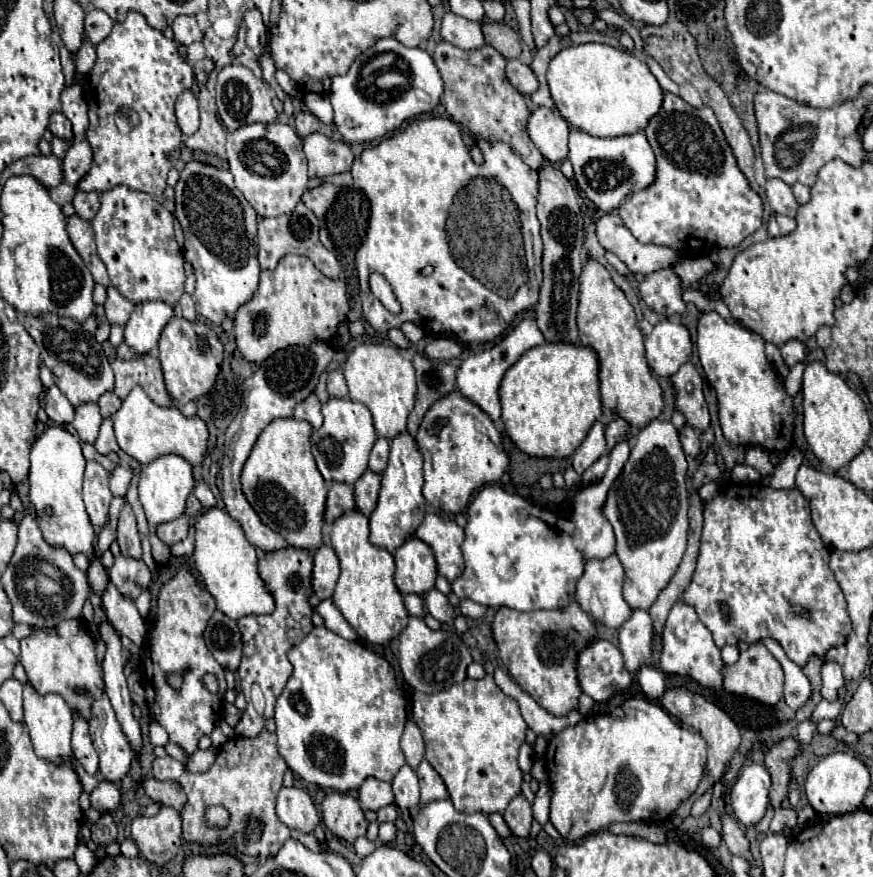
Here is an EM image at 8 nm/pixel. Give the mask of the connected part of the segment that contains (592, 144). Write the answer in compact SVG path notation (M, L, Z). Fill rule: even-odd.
M572 130L568 146L568 158L574 166L574 178L578 182L578 188L586 192L586 196L604 212L616 210L630 194L654 182L656 160L644 132L616 138L596 138L586 132Z

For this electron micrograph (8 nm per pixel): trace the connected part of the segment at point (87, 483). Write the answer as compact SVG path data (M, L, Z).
M88 462L84 472L84 504L94 528L102 528L108 520L108 506L112 494L108 490L106 470L98 462Z

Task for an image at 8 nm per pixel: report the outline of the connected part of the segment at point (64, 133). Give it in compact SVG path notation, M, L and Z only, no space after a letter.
M52 112L50 114L50 132L58 138L64 138L64 140L72 140L72 124L70 120L62 114L62 112Z

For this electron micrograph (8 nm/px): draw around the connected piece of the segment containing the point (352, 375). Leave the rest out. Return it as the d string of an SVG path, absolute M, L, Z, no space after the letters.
M360 344L344 362L344 376L348 382L350 398L368 406L374 418L378 436L392 440L407 427L408 414L416 400L416 376L414 366L406 360L396 346L390 344Z

